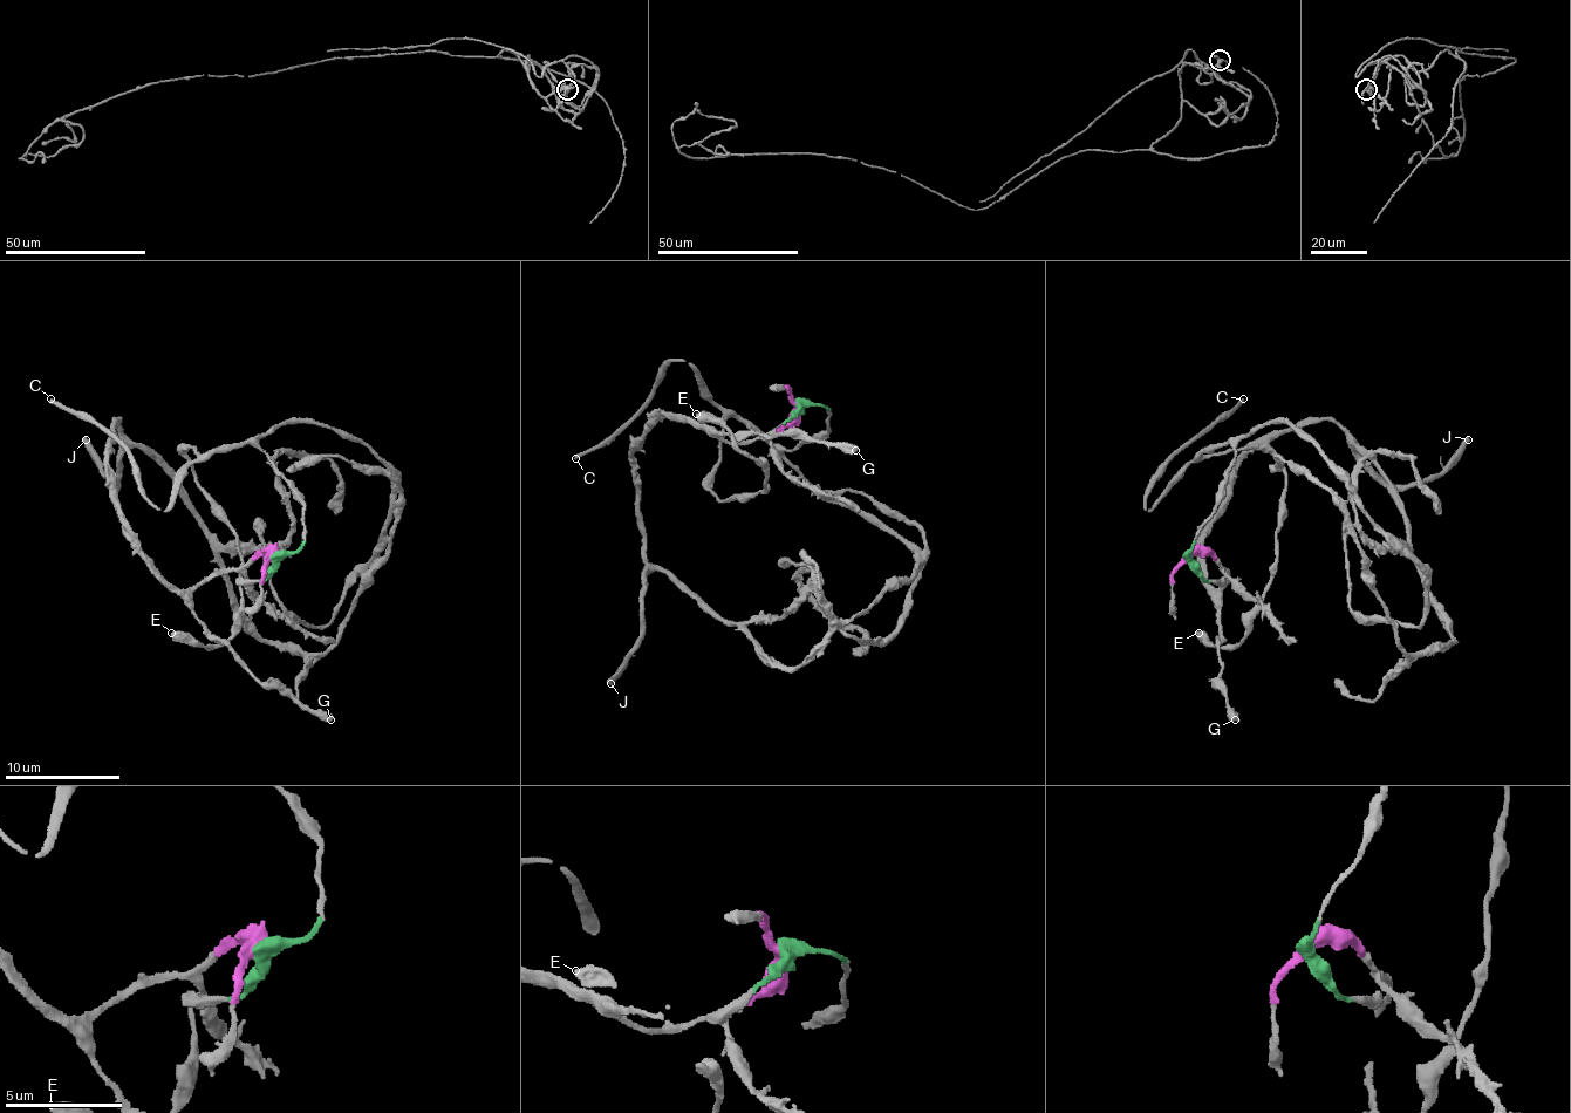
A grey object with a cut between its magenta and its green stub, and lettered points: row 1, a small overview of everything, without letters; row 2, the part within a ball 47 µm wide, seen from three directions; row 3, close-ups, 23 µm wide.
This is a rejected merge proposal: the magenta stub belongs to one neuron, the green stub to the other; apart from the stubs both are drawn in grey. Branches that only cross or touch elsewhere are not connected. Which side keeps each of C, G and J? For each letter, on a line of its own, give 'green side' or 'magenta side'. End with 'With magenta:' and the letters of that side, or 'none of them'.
C: green side
G: magenta side
J: magenta side
With magenta: G, J

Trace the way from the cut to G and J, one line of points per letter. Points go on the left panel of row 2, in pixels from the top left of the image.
G: (274, 557), (263, 553), (213, 573), (191, 594), (191, 608), (263, 683), (280, 683), (332, 721)
J: (274, 557), (173, 588), (118, 507), (108, 468), (118, 418), (116, 484), (84, 438)

